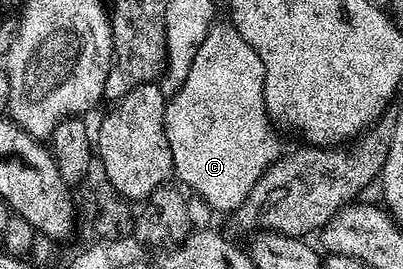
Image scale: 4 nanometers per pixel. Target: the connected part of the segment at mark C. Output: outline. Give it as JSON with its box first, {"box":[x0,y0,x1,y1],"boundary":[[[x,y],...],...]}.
{"box":[166,20,284,212],"boundary":[[[216,20],[204,36],[200,52],[189,59],[187,66],[182,87],[171,93],[166,103],[173,177],[179,178],[177,181],[187,191],[194,190],[190,192],[204,199],[211,211],[236,212],[260,176],[284,153],[279,131],[266,111],[264,60],[240,36],[233,22]]]}

